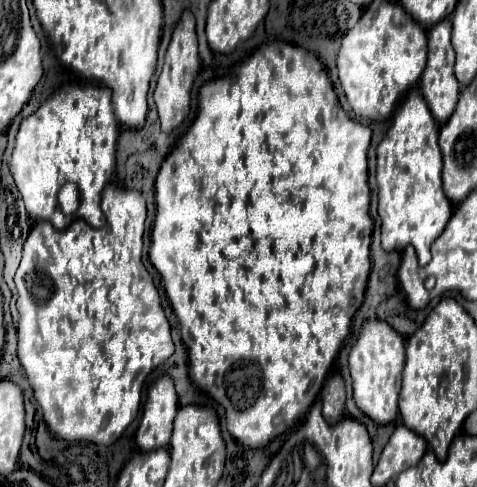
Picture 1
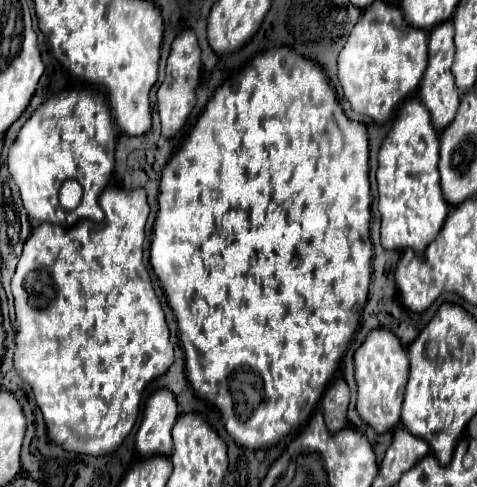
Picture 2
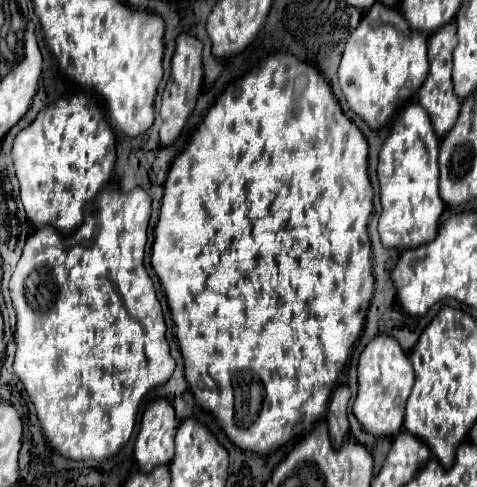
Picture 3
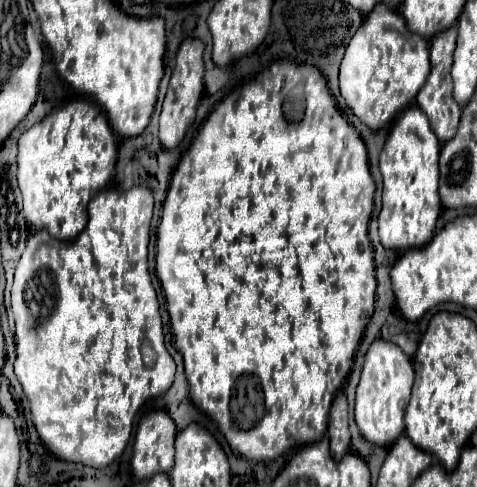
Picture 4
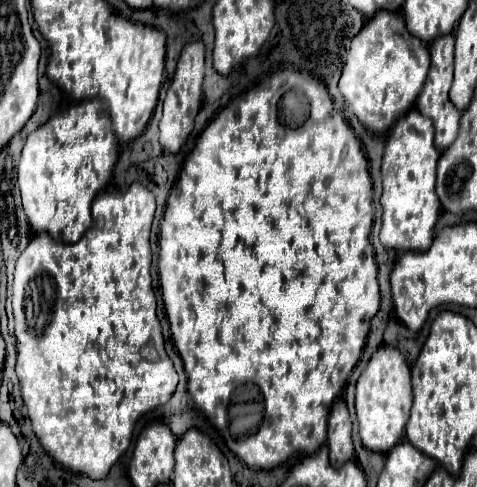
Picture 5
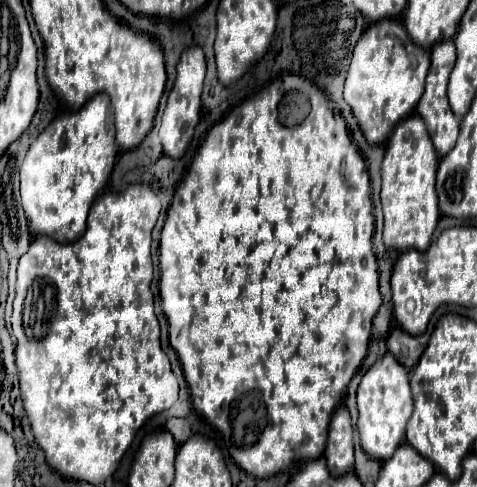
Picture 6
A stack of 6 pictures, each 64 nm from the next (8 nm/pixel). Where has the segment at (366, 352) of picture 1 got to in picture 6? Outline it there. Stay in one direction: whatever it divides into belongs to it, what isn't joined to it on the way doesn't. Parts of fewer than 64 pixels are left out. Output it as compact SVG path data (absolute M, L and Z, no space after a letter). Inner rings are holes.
M388 352L362 378L358 386L358 432L362 450L380 462L388 460L392 452L404 442L406 422L412 414L412 394L408 370Z

